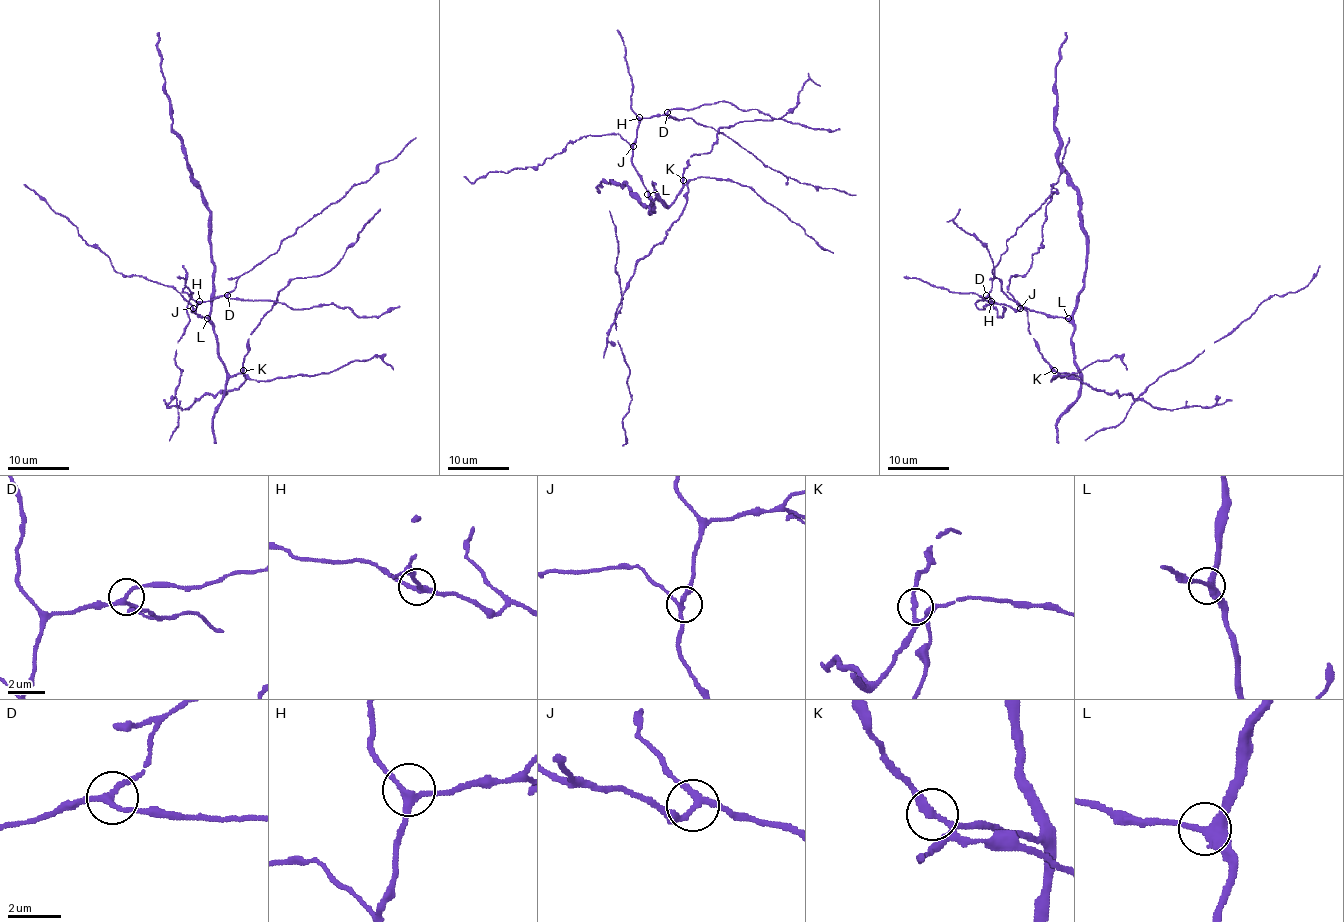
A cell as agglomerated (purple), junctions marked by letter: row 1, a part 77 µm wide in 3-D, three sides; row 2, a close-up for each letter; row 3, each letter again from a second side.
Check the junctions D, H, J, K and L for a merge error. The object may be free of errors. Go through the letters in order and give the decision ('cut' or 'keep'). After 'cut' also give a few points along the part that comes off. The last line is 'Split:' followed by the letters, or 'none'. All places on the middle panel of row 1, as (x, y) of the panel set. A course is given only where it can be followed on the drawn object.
D: keep
H: keep
J: keep
K: keep
L: keep
Split: none

